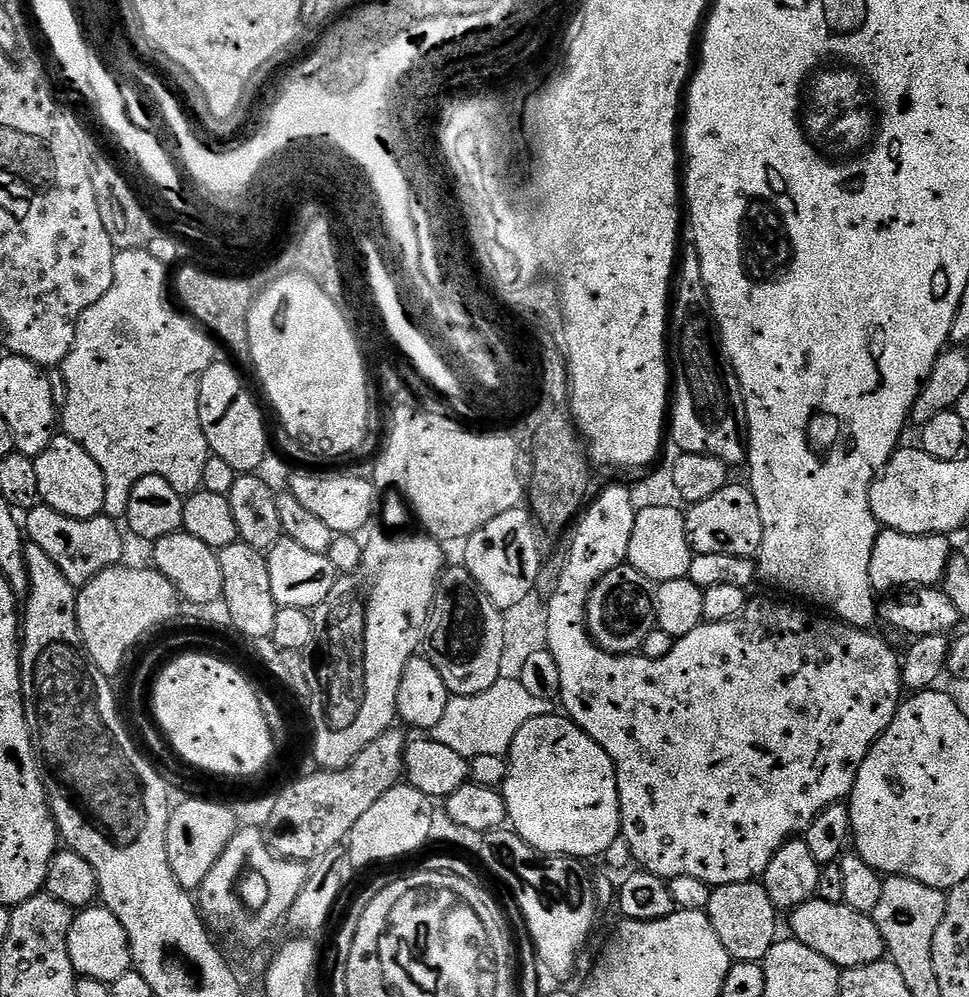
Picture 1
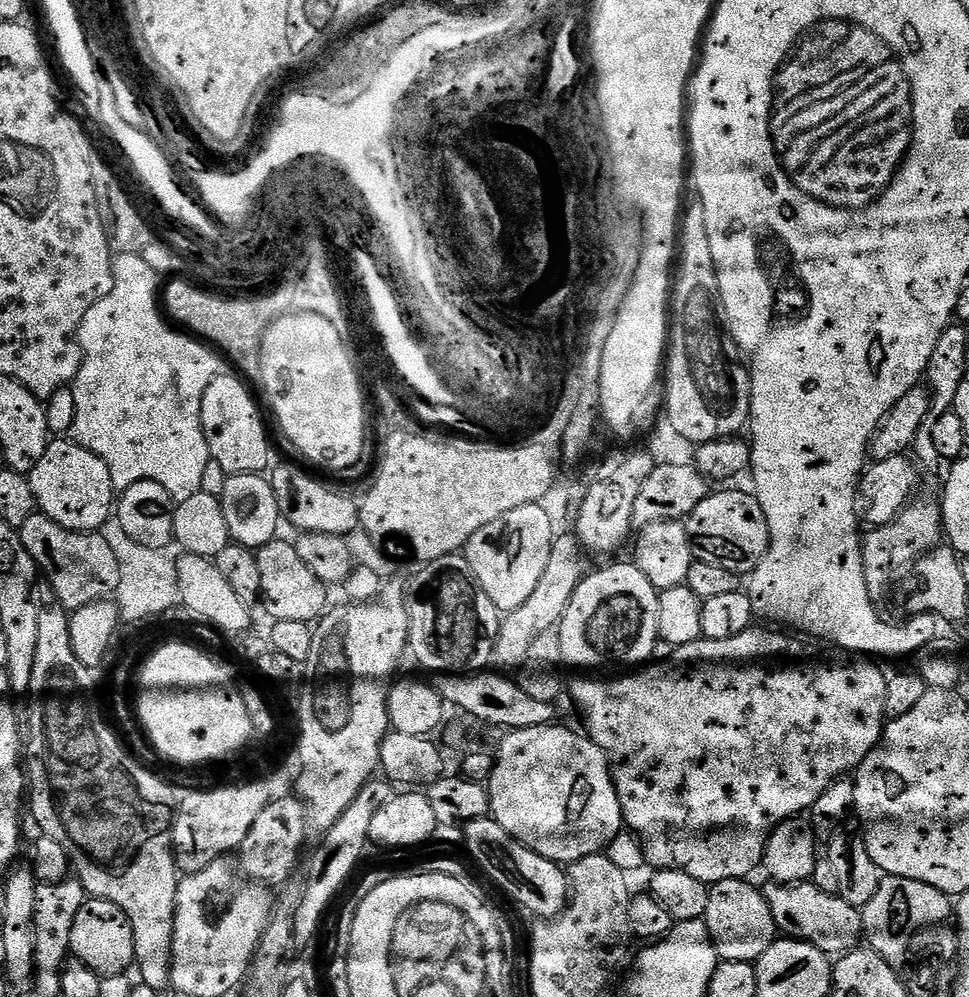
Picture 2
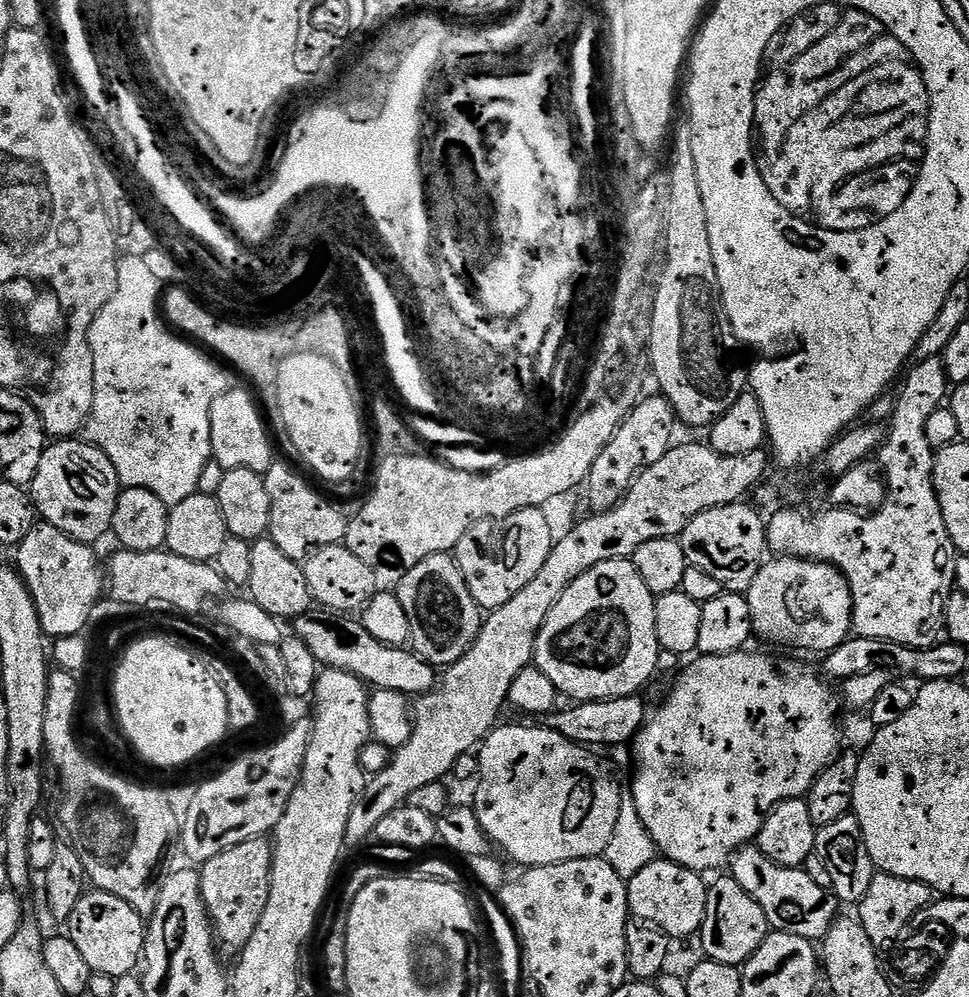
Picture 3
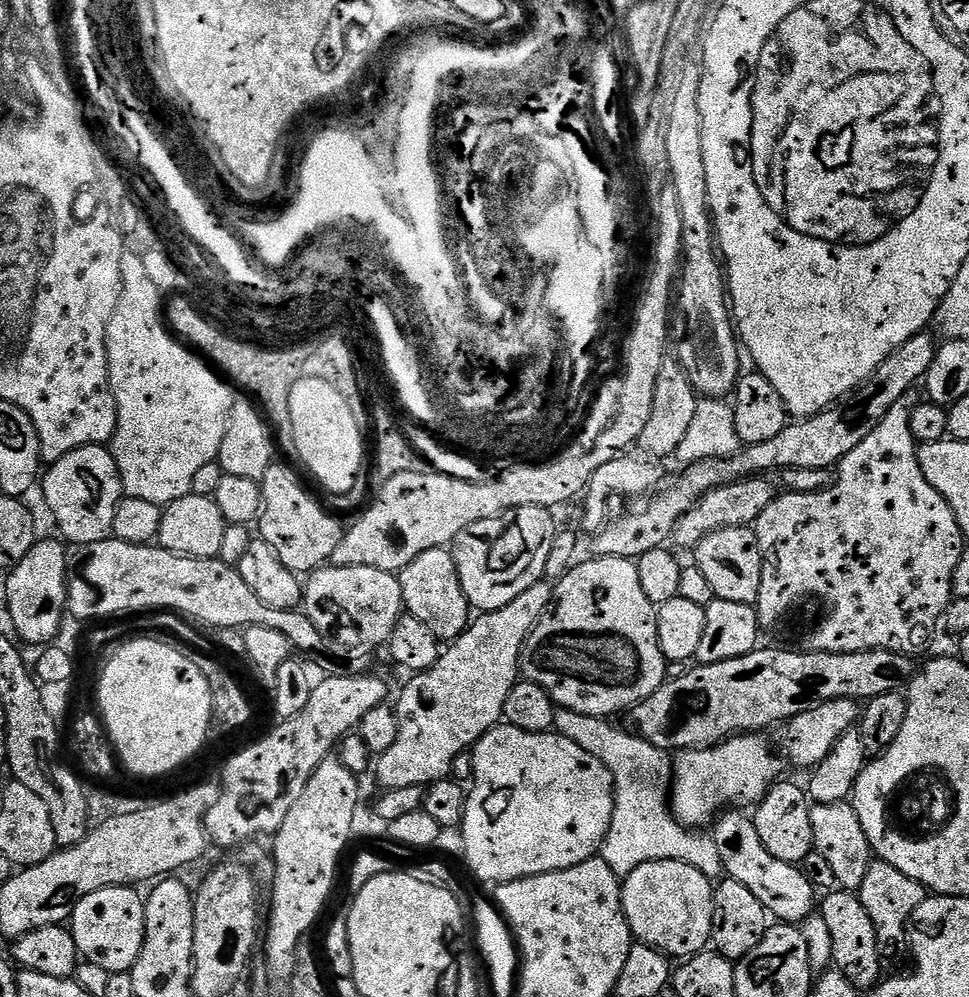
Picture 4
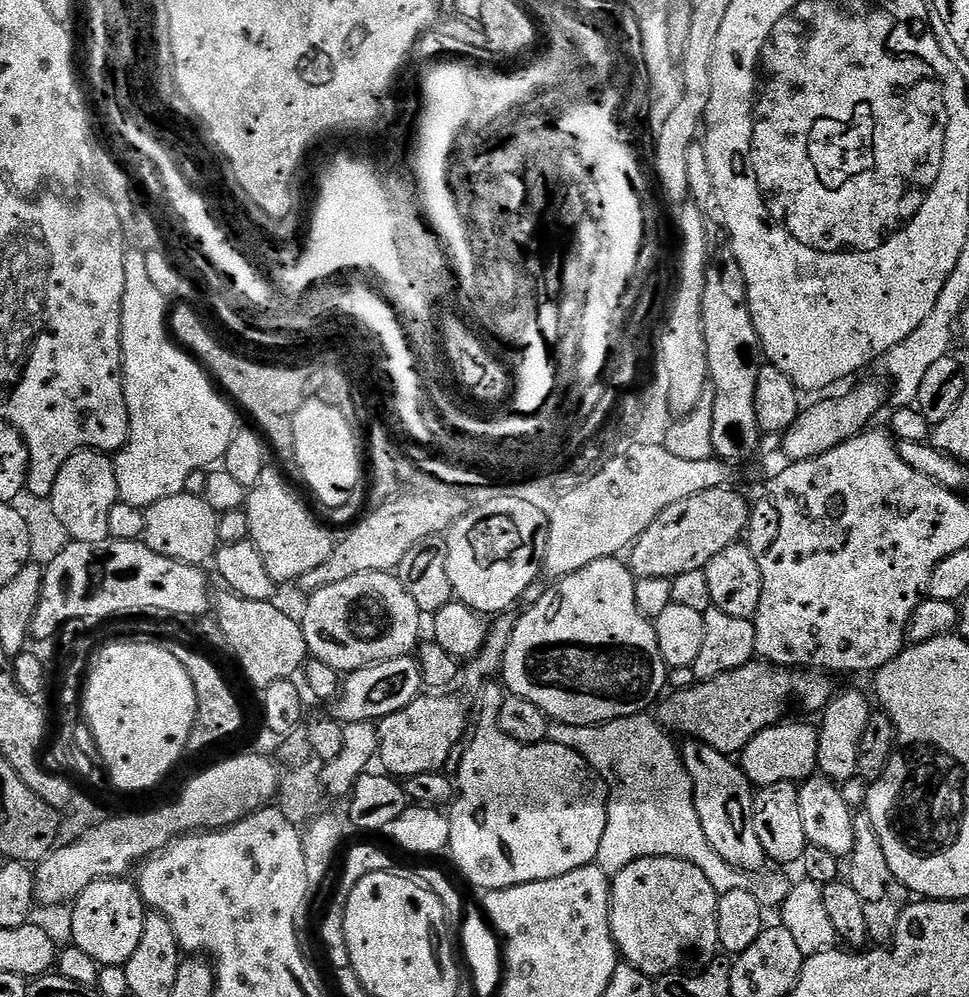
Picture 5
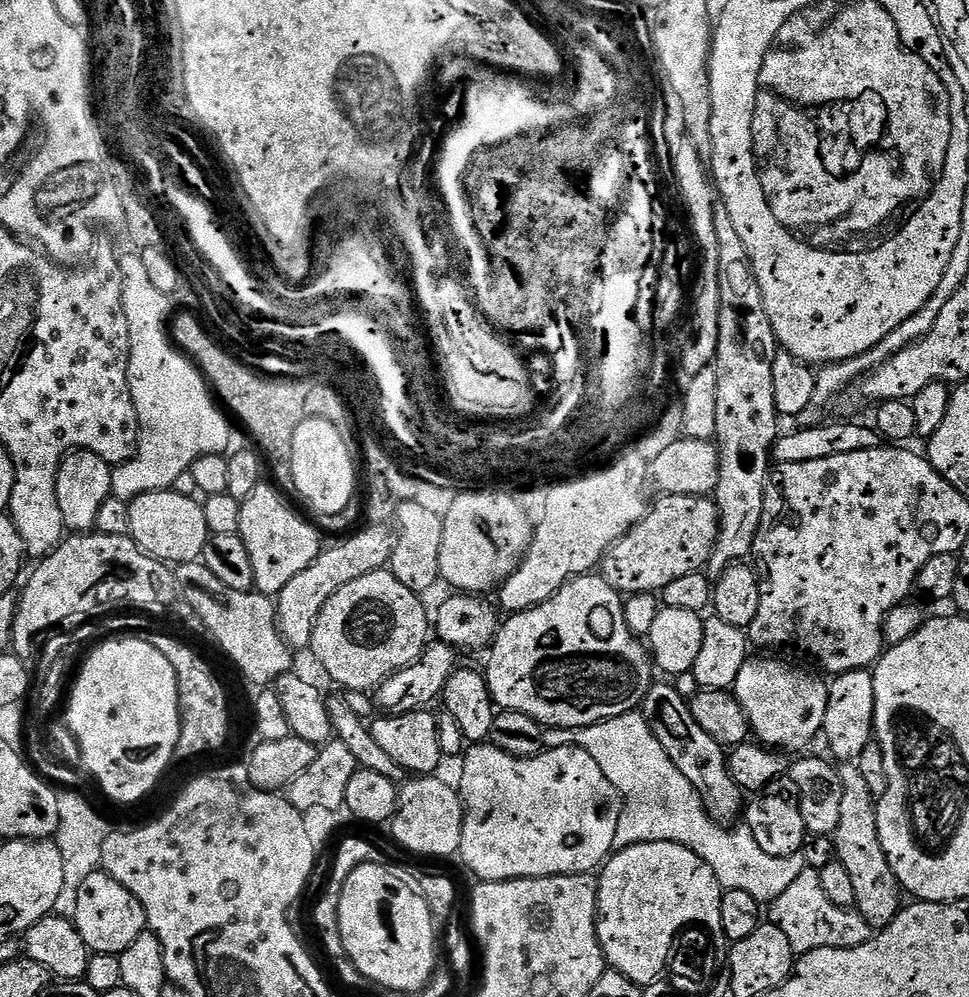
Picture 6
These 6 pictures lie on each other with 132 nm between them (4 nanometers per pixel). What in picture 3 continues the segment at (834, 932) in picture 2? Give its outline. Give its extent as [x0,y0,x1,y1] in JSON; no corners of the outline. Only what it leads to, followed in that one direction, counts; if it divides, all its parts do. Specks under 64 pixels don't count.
[730,846,838,942]

